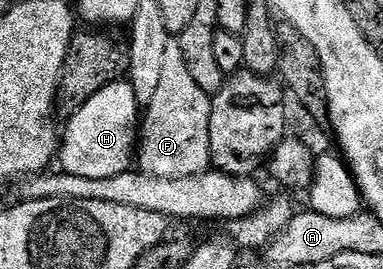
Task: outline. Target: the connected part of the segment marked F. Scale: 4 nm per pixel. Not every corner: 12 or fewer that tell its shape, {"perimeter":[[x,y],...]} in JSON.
{"perimeter":[[176,39],[139,125],[140,172],[211,165],[210,94]]}

